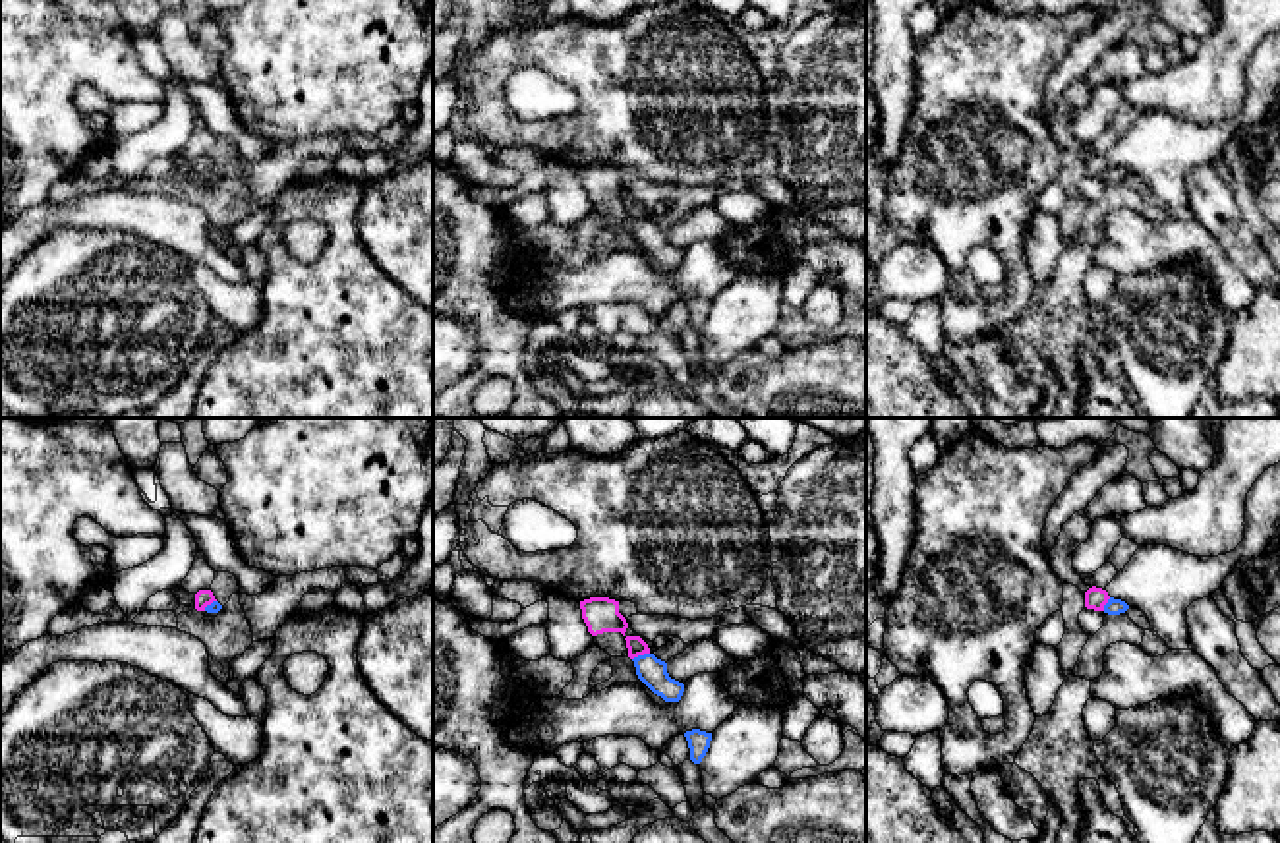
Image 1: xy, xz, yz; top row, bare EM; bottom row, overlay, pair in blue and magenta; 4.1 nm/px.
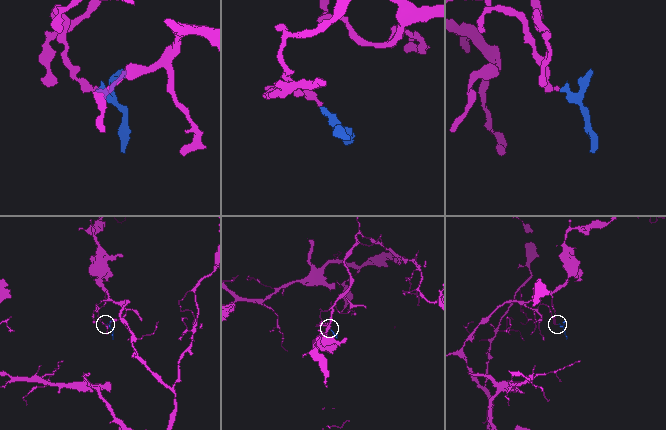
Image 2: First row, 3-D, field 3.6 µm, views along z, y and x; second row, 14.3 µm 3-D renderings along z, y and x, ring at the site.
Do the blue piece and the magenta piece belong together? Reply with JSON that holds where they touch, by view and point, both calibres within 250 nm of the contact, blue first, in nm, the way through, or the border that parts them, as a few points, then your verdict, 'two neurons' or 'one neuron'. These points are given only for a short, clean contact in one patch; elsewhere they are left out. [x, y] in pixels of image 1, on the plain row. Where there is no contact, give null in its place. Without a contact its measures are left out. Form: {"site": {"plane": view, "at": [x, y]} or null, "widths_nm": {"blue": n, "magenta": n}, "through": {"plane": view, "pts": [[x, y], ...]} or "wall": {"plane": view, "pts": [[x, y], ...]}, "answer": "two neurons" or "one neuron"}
{"site": {"plane": "xz", "at": [640, 223]}, "widths_nm": {"blue": 120, "magenta": 80}, "wall": {"plane": "xz", "pts": [[648, 219], [633, 227]]}, "answer": "two neurons"}

